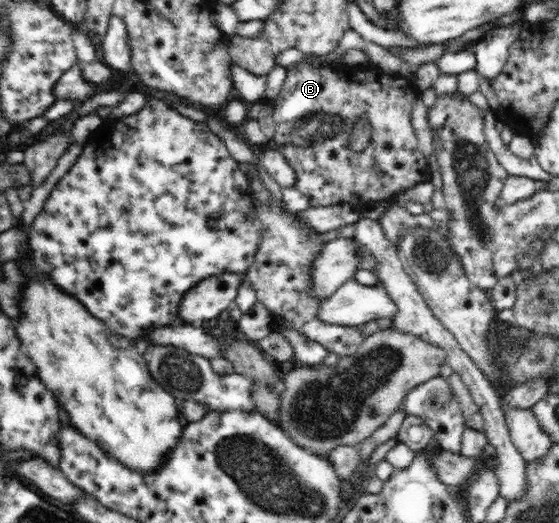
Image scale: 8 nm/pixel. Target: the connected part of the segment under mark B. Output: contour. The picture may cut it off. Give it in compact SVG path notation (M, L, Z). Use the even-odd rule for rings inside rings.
M298 62L294 64L294 67L290 66L287 69L286 79L281 87L279 94L271 101L273 106L273 120L275 121L275 134L269 142L270 146L280 150L283 156L288 160L288 163L294 172L296 172L296 183L294 187L298 188L298 191L304 194L304 198L308 198L310 207L331 206L332 204L349 204L354 209L362 210L369 209L377 202L388 201L392 199L394 193L398 193L400 189L411 188L413 185L424 181L424 177L428 175L428 159L422 154L418 145L418 136L414 131L414 124L412 123L412 103L416 101L416 97L420 93L419 89L411 82L411 79L401 77L398 79L392 79L392 77L386 77L379 71L376 66L360 65L355 68L349 69L346 67L311 67L310 62ZM358 117L365 117L367 123L369 123L369 142L367 146L361 151L356 152L348 146L350 141L350 133L354 129L354 123Z

